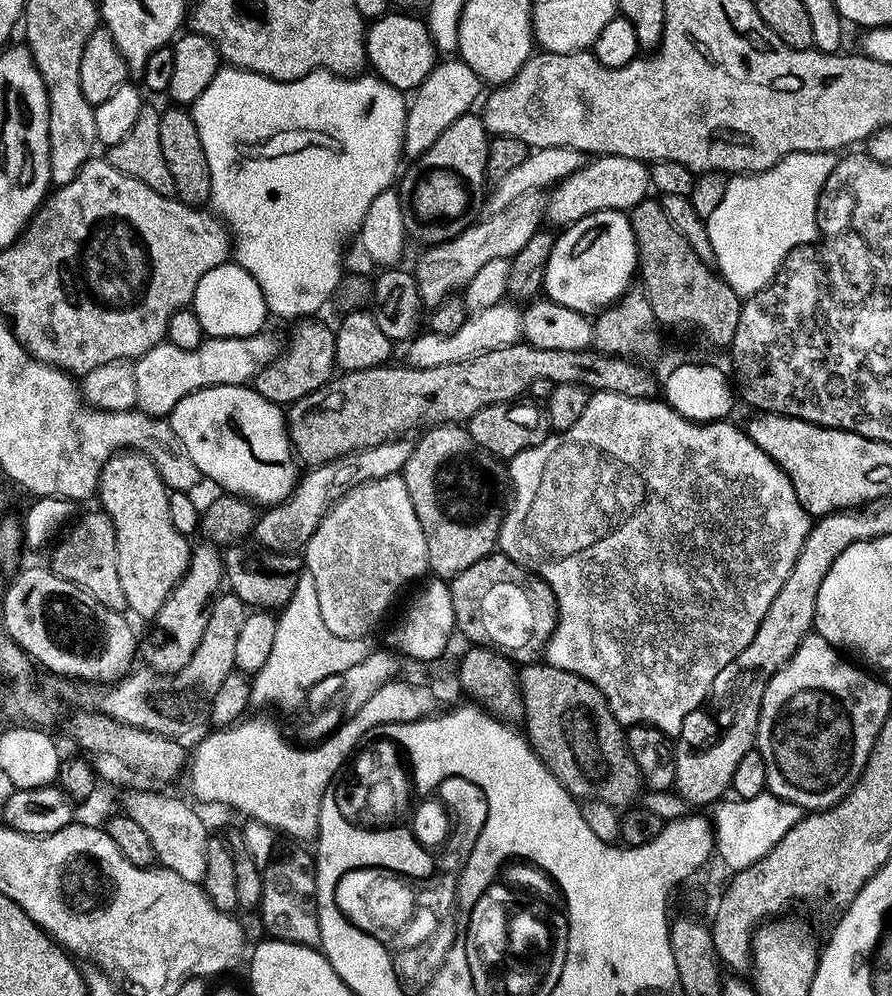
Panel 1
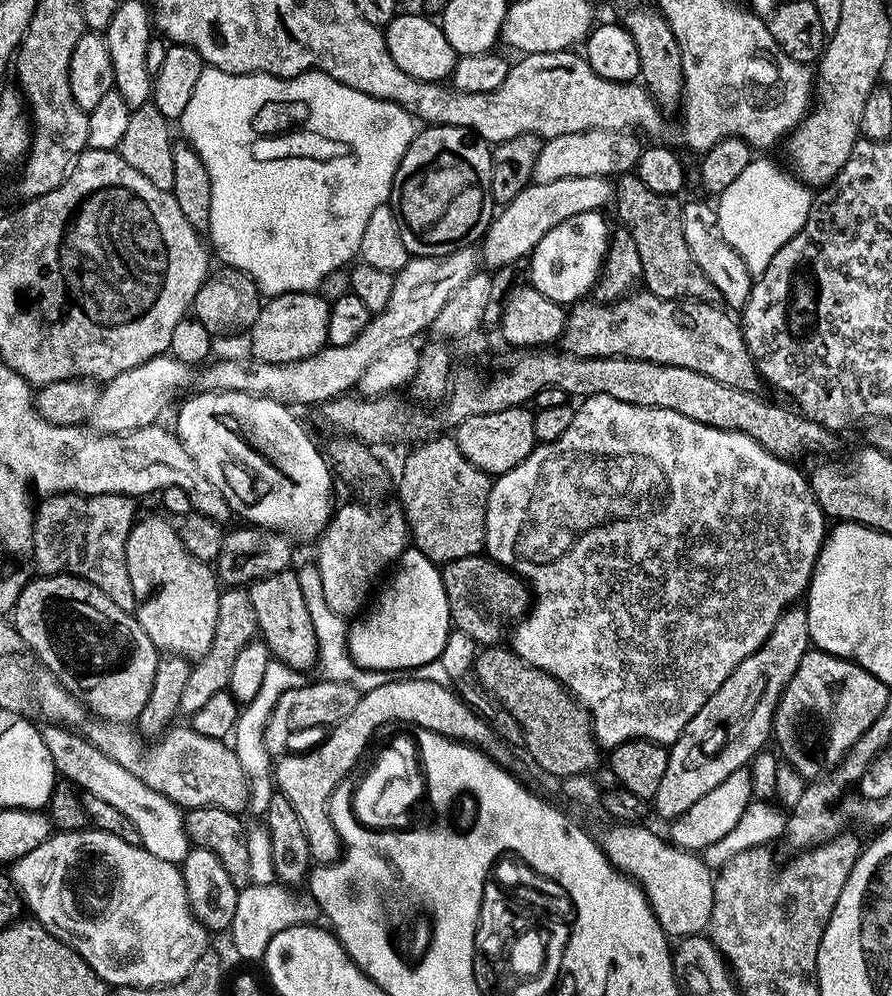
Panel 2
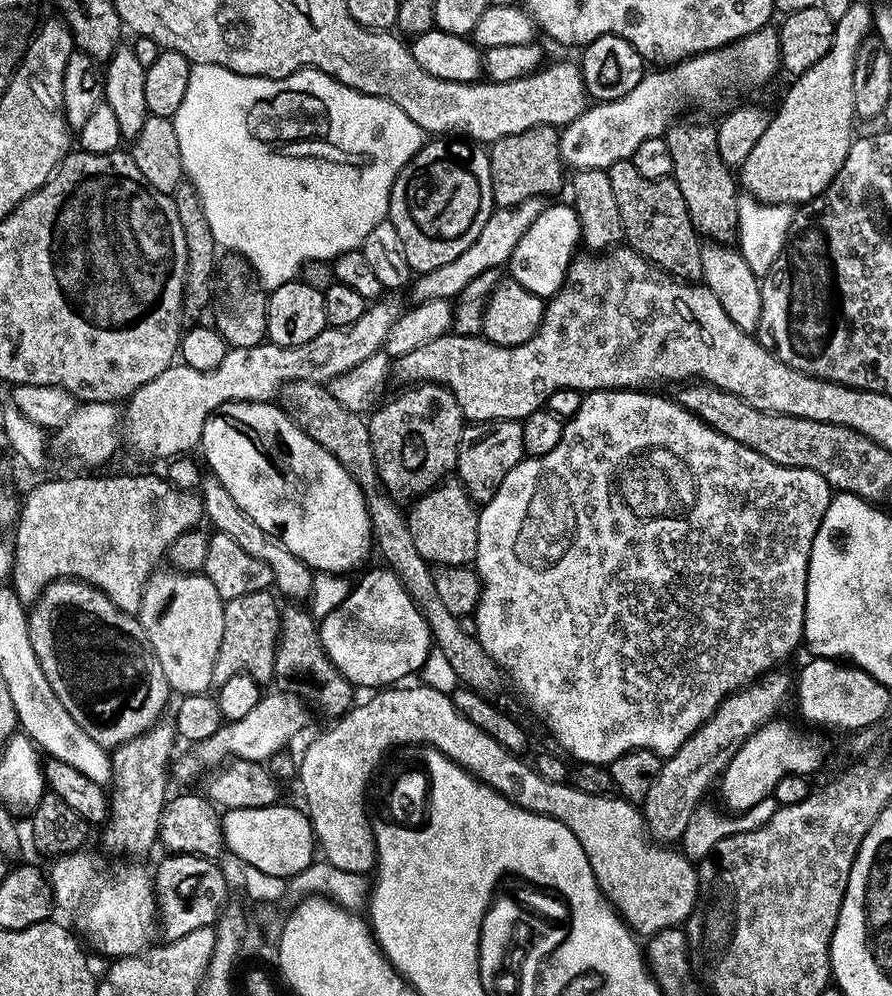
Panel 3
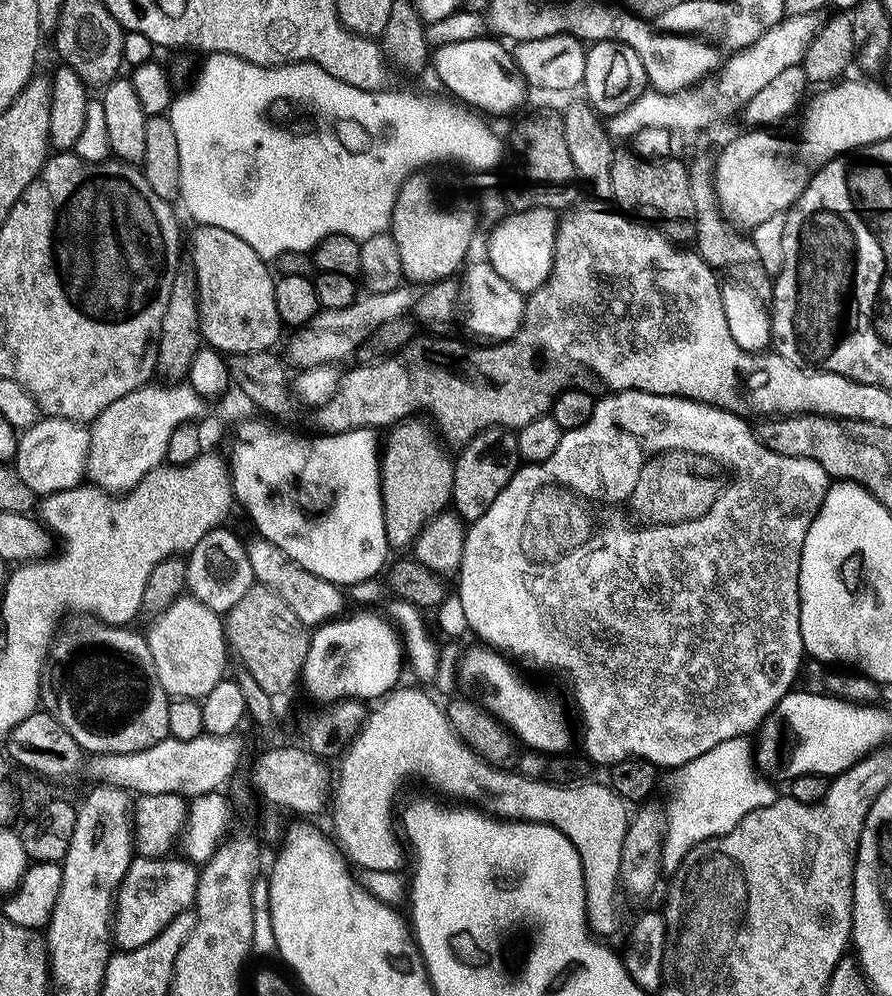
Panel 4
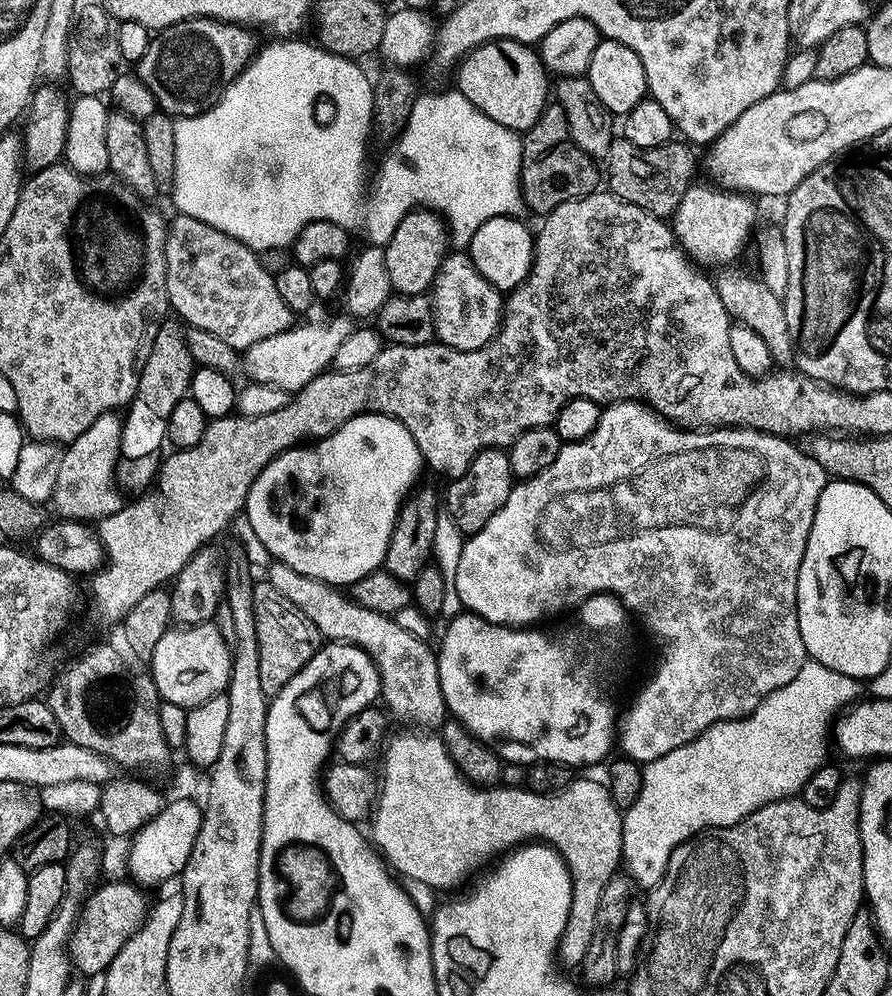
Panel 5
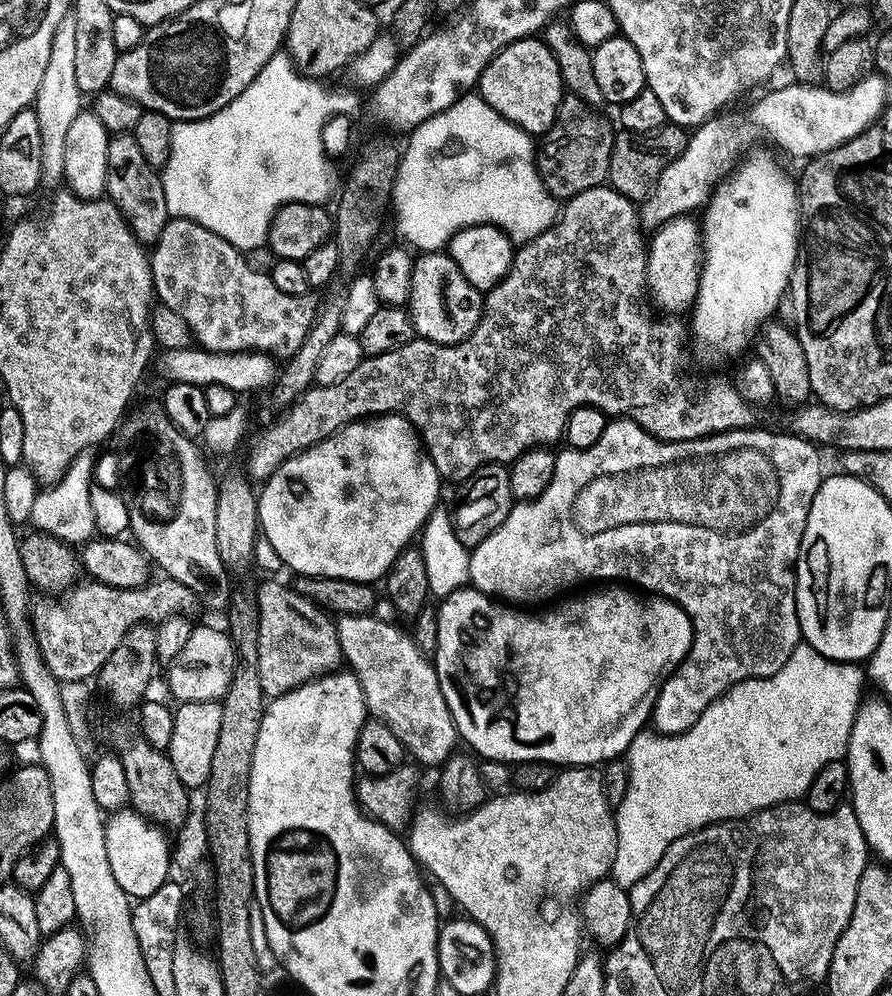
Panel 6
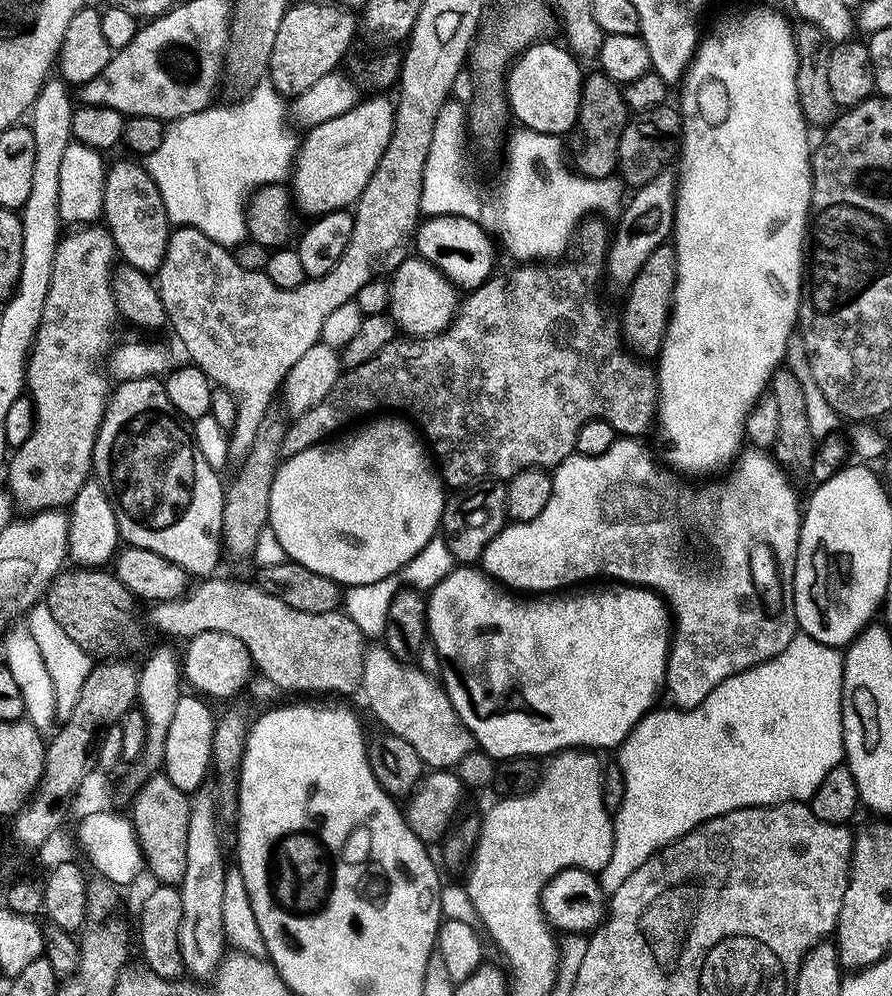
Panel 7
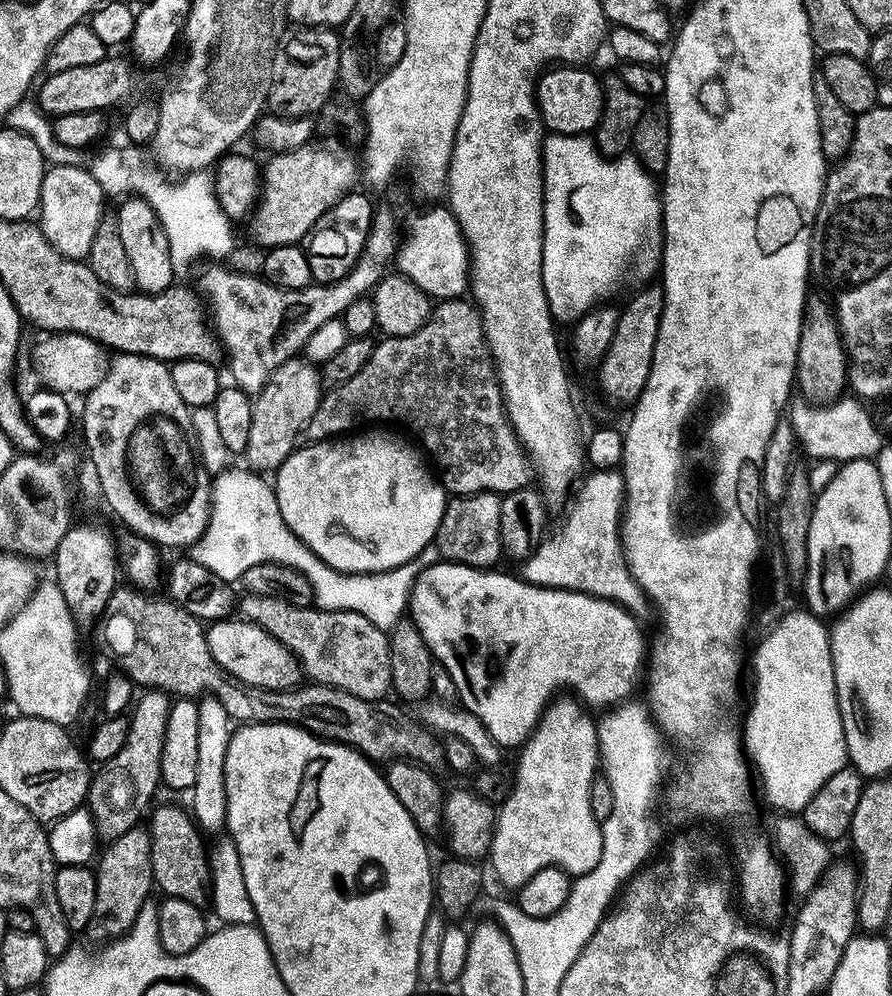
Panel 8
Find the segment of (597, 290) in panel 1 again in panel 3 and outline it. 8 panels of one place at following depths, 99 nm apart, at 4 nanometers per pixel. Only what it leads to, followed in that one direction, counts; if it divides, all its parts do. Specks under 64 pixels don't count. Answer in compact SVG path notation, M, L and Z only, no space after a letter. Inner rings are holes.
M549 203L543 211L534 218L530 230L522 234L518 246L514 246L514 254L510 261L511 279L517 280L526 290L530 290L538 297L550 298L564 284L574 257L577 255L577 246L581 243L580 223L578 214L571 203Z

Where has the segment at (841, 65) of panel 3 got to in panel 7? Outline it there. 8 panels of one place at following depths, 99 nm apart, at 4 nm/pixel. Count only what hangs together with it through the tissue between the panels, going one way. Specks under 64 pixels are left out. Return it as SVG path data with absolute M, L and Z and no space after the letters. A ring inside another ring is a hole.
M665 242L652 251L650 258L646 258L646 266L642 266L638 278L634 278L634 282L626 290L625 296L628 297L624 300L624 313L619 313L618 323L629 352L641 358L659 357L660 348L664 344L664 335L668 329L668 318L672 314L672 295L675 289L676 249L671 243Z

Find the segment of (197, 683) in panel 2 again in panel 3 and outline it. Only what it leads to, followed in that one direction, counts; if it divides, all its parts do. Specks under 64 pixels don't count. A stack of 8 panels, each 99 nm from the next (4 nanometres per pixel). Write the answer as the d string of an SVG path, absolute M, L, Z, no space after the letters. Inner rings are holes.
M270 590L242 594L224 605L224 629L222 643L215 659L213 685L219 686L226 678L246 674L261 684L267 685L276 675L276 646L280 643L281 605L276 605L277 597Z

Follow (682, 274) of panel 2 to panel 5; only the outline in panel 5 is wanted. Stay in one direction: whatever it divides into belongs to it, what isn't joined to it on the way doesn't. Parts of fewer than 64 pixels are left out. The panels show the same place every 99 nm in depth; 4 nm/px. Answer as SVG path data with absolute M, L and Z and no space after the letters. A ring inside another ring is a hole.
M623 138L613 139L606 157L606 184L612 195L655 216L671 218L678 210L680 197L693 183L692 171L696 168L695 151L687 143L676 143L643 148Z

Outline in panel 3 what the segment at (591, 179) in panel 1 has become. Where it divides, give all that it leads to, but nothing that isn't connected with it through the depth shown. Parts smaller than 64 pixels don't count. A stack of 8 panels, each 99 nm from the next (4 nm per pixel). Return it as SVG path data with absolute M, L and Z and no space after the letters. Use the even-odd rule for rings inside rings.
M537 198L522 202L516 208L496 208L490 222L482 226L482 234L478 234L474 246L462 250L462 254L458 254L454 262L446 262L446 266L438 266L438 270L421 272L413 279L410 285L413 301L452 300L459 297L461 290L470 286L470 282L474 282L474 278L478 278L486 270L499 269L500 264L507 265L514 254L514 246L518 246L518 240L522 238L522 234L530 230L530 224L534 222L534 218L538 218L538 214L545 207L545 201Z

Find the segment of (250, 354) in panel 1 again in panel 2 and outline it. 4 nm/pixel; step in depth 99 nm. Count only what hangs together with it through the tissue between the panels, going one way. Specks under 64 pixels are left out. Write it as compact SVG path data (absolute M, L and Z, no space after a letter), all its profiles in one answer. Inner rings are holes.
M171 354L155 356L126 374L118 374L103 385L100 402L96 407L94 424L101 433L119 434L133 432L139 428L151 428L156 420L168 408L168 403L175 398L192 380L193 369L178 362Z

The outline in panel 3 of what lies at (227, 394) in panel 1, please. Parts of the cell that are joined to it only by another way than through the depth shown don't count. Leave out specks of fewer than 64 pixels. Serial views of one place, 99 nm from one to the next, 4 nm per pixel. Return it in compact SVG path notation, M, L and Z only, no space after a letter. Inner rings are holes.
M243 400L242 402L223 404L210 418L206 418L206 426L202 430L202 438L198 448L199 451L204 451L204 460L212 467L209 468L211 475L217 476L222 482L222 486L226 486L230 498L234 498L234 502L238 502L240 509L246 514L250 514L250 518L254 518L254 522L258 522L258 526L262 526L264 532L278 538L282 542L282 546L286 546L286 550L290 550L290 554L294 554L299 560L306 562L308 567L317 573L348 574L351 568L358 567L367 558L368 551L370 553L373 551L374 533L368 513L368 501L364 491L360 488L360 483L349 474L348 468L338 458L334 458L334 454L330 454L322 446L318 446L318 442L314 442L314 438L306 435L275 403Z

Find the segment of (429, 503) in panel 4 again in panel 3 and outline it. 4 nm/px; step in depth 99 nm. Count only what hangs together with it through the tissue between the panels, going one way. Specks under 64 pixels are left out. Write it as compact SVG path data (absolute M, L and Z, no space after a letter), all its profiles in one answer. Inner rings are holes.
M421 382L400 391L404 392L398 393L389 404L381 403L367 417L368 433L383 491L393 496L397 502L415 502L455 473L458 454L466 440L466 421L462 406L458 406L458 398L454 398L454 394L445 384Z

